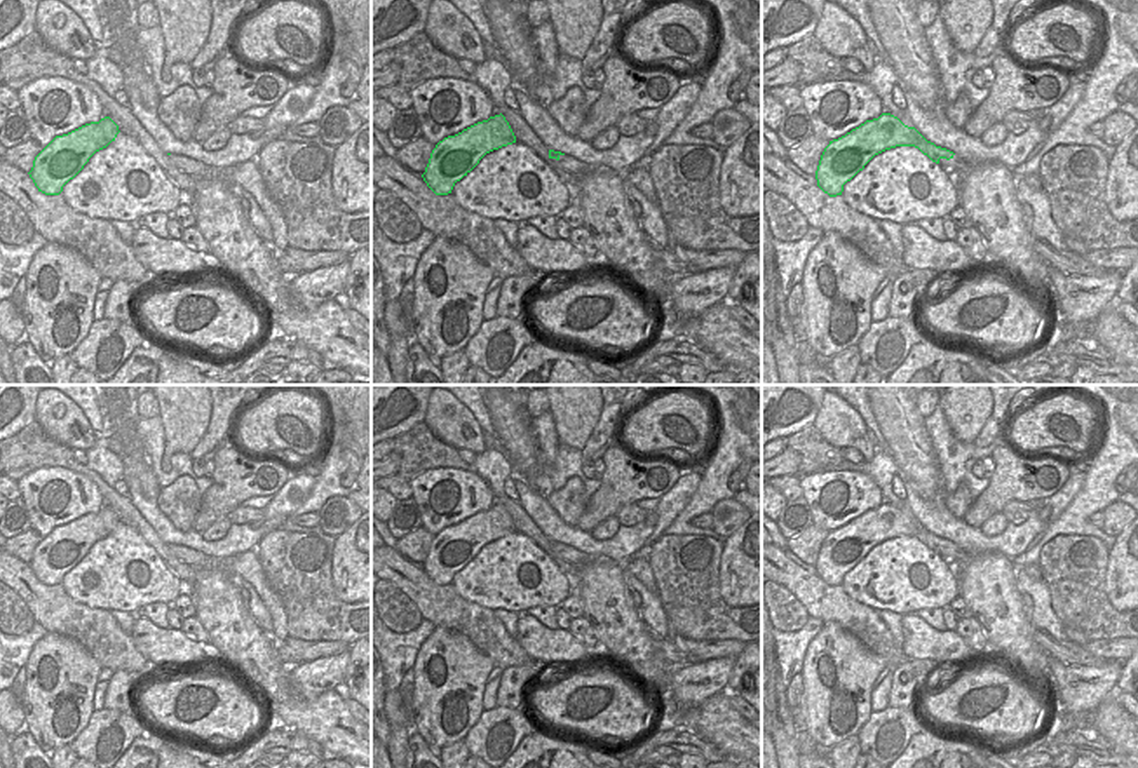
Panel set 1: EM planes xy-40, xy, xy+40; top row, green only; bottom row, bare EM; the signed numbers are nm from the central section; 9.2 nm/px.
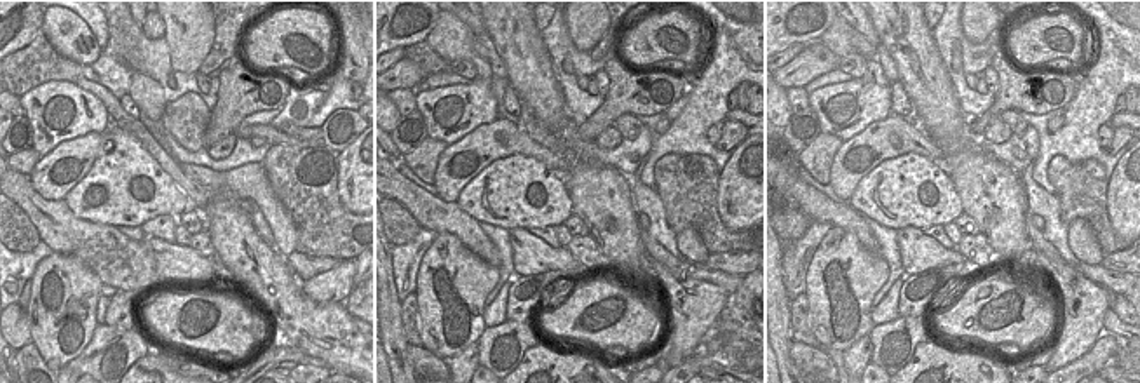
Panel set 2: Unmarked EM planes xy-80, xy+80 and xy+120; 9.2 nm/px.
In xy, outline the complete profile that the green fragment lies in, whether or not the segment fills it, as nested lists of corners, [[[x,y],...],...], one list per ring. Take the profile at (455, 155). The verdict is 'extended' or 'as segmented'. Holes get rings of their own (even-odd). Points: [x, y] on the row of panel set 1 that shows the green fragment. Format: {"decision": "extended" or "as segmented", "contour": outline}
{"decision": "as segmented", "contour": [[[490,117],[439,141],[422,178],[436,195],[448,195],[486,153],[512,143],[516,136],[505,117]]]}

